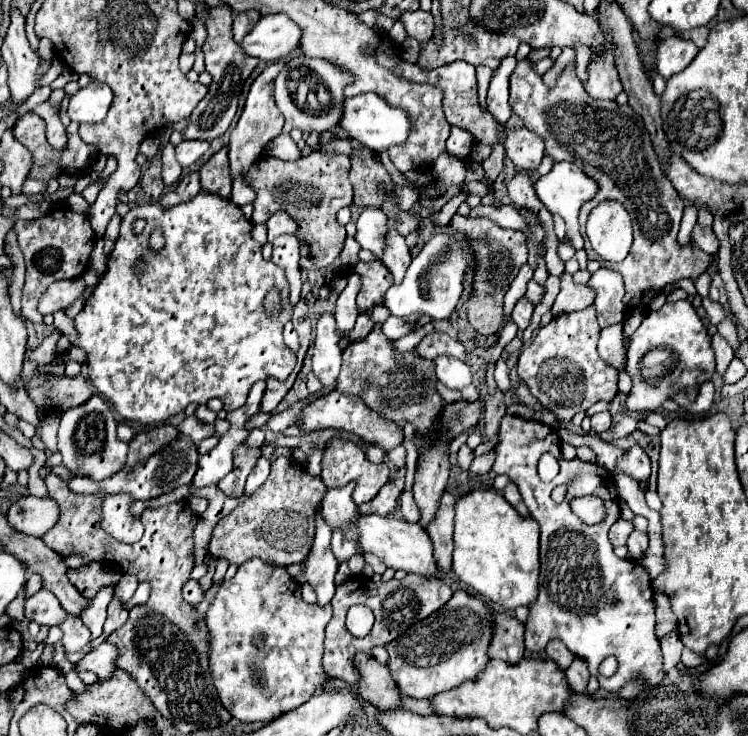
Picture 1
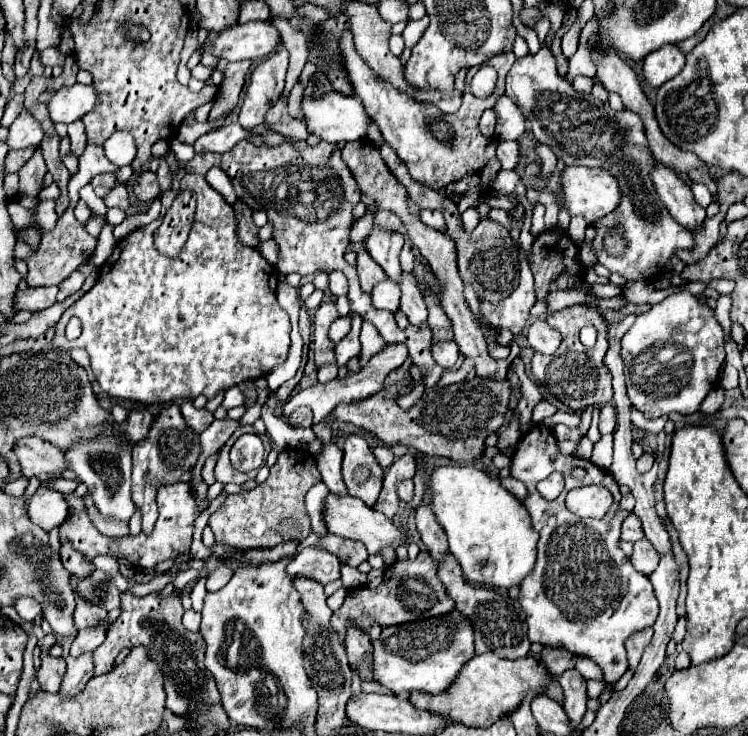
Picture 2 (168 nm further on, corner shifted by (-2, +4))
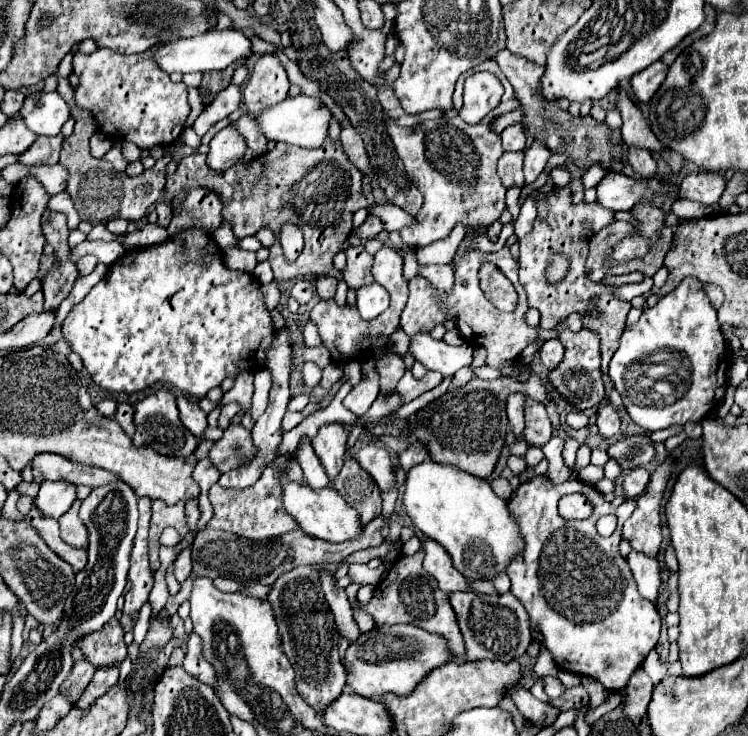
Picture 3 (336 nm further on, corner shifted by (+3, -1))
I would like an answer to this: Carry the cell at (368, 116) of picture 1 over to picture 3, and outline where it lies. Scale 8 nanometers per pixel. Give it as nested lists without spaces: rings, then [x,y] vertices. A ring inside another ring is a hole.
[[[298,95],[298,97],[286,97],[276,107],[268,107],[268,111],[260,111],[260,115],[254,117],[254,121],[260,127],[260,133],[268,141],[276,143],[288,143],[298,147],[320,147],[328,135],[328,121],[332,113],[326,105],[320,103],[320,99]]]

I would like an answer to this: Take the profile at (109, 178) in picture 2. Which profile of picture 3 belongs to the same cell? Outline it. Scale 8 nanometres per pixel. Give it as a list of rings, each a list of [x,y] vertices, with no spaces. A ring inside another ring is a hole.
[[[58,78],[57,92],[70,106],[71,116],[75,119],[74,131],[62,145],[59,163],[62,163],[70,173],[66,191],[70,193],[72,203],[78,209],[80,221],[88,221],[88,223],[96,225],[96,223],[108,223],[110,219],[126,219],[126,221],[142,219],[146,215],[146,211],[160,199],[160,195],[164,191],[166,165],[172,159],[172,151],[166,149],[164,157],[160,157],[152,169],[146,169],[138,177],[128,177],[126,173],[120,173],[120,171],[116,173],[108,161],[100,161],[90,155],[88,141],[98,131],[96,119],[92,119],[92,114],[88,111],[79,111],[81,109],[75,103],[75,91],[68,79]]]

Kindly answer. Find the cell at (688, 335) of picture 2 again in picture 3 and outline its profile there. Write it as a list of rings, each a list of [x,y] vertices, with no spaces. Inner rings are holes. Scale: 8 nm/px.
[[[686,277],[672,293],[662,297],[654,307],[644,309],[640,319],[626,327],[620,337],[620,347],[610,361],[610,379],[618,389],[622,403],[634,423],[646,431],[668,429],[670,425],[686,425],[688,421],[700,423],[716,405],[716,389],[724,383],[726,393],[726,341],[716,319],[704,285],[696,277]]]

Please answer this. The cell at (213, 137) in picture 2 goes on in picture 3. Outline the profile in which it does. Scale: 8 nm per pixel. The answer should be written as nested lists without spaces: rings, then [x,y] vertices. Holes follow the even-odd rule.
[[[226,127],[210,141],[206,163],[214,171],[226,171],[244,157],[244,151],[246,151],[246,139],[234,127]]]

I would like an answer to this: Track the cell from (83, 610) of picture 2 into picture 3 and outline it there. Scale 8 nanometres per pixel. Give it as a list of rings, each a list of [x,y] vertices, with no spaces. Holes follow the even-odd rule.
[[[114,617],[106,623],[100,631],[86,635],[78,647],[84,651],[86,659],[98,669],[98,667],[110,667],[120,665],[126,659],[126,643],[120,621]]]

